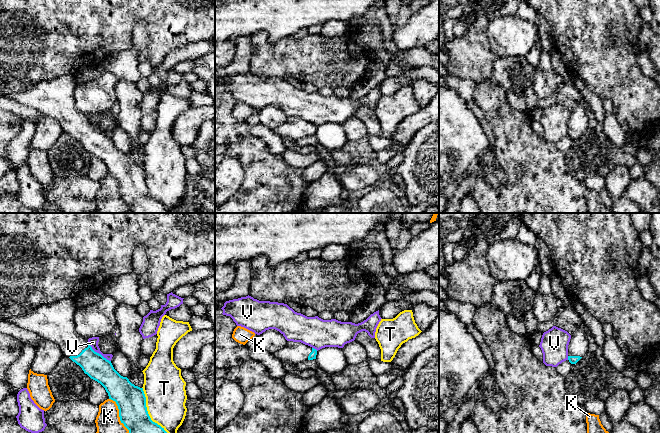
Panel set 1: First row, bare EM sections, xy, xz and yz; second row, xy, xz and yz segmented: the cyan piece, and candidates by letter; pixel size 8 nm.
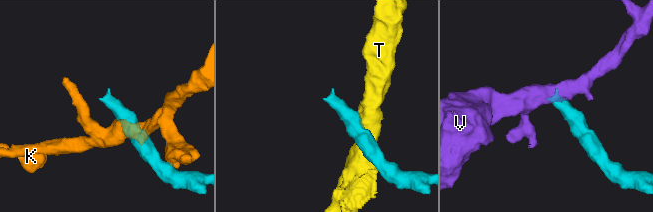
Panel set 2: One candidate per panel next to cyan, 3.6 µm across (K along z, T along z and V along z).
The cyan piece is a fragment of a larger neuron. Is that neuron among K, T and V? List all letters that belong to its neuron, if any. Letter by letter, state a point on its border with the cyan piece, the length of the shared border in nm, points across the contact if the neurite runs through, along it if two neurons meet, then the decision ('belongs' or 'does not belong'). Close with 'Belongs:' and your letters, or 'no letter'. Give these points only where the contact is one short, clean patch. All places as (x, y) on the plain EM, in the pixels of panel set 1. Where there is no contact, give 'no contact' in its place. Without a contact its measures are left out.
K: meets cyan in xy at (119, 191); contact 340 nm long; does not belong
T: meets cyan in xy at (147, 189); contact 460 nm long; does not belong
V: meets cyan in xy at (98, 129); contact 220 nm long; border along xy (89, 120), (95, 127), (110, 137); does not belong
Belongs: no letter

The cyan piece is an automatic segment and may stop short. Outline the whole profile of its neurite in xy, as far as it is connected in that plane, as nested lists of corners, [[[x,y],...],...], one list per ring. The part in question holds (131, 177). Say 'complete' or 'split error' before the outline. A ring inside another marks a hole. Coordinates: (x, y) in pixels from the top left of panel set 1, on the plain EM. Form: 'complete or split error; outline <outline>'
split error; outline [[[62,75],[40,81],[29,89],[11,92],[8,98],[57,120],[63,132],[69,133],[85,150],[100,159],[109,175],[116,178],[120,197],[131,213],[170,213],[164,204],[151,196],[143,164],[121,152],[111,137],[95,128],[88,115],[76,108],[75,87],[75,75]]]

